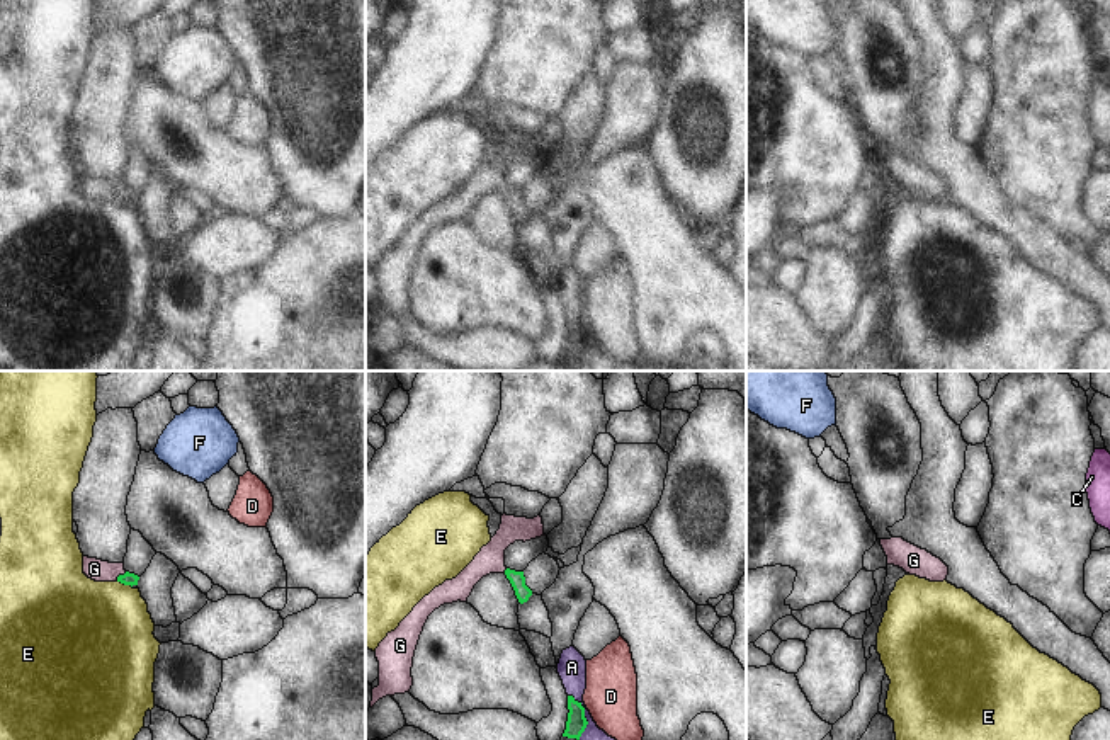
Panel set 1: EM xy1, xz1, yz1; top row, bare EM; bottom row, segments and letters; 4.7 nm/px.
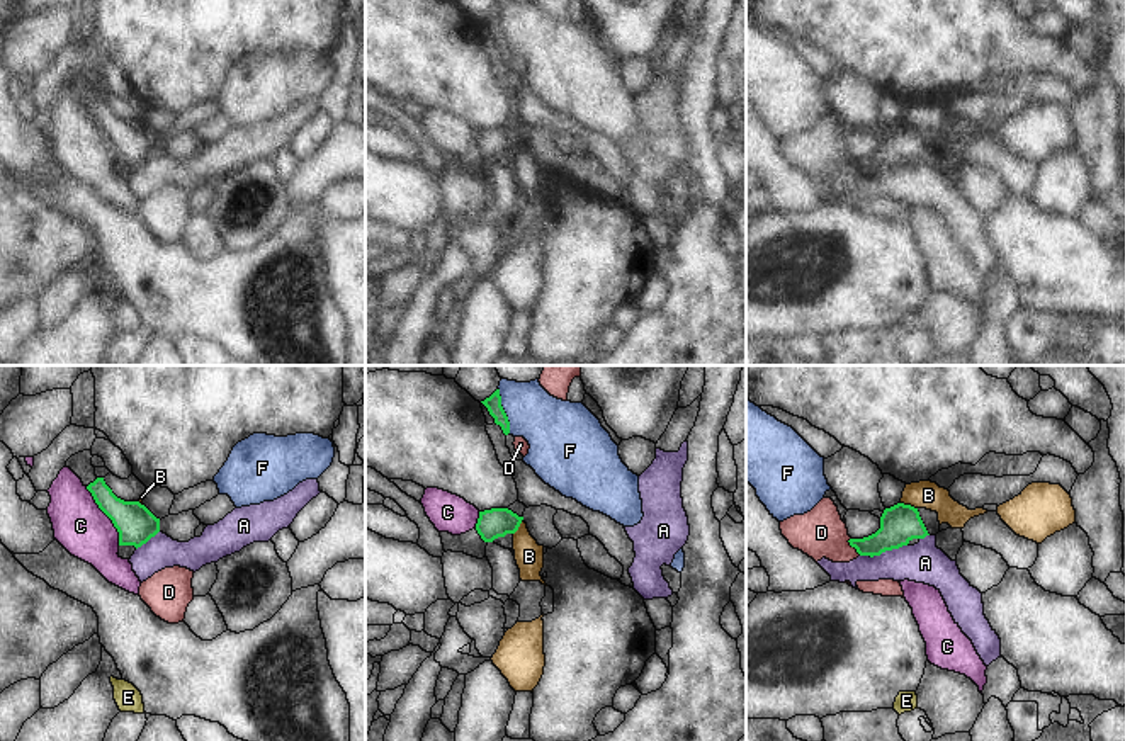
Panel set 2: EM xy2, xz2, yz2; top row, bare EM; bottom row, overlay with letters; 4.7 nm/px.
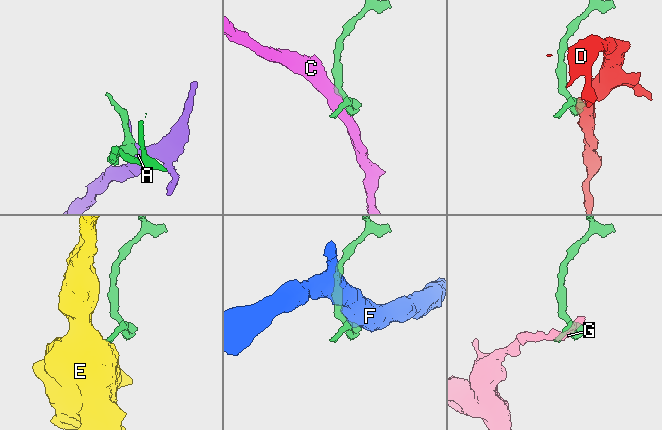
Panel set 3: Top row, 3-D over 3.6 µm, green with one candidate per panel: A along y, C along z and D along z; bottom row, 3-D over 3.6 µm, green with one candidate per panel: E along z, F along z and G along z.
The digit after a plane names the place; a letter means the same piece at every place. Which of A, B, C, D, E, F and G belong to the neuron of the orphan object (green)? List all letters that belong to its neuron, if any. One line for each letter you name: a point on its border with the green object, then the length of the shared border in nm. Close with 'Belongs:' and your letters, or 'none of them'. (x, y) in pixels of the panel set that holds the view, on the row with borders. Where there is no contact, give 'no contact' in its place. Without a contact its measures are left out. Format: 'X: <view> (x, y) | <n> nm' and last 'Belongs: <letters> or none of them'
G: xy1 (121, 575) | 70 nm
Belongs: G

